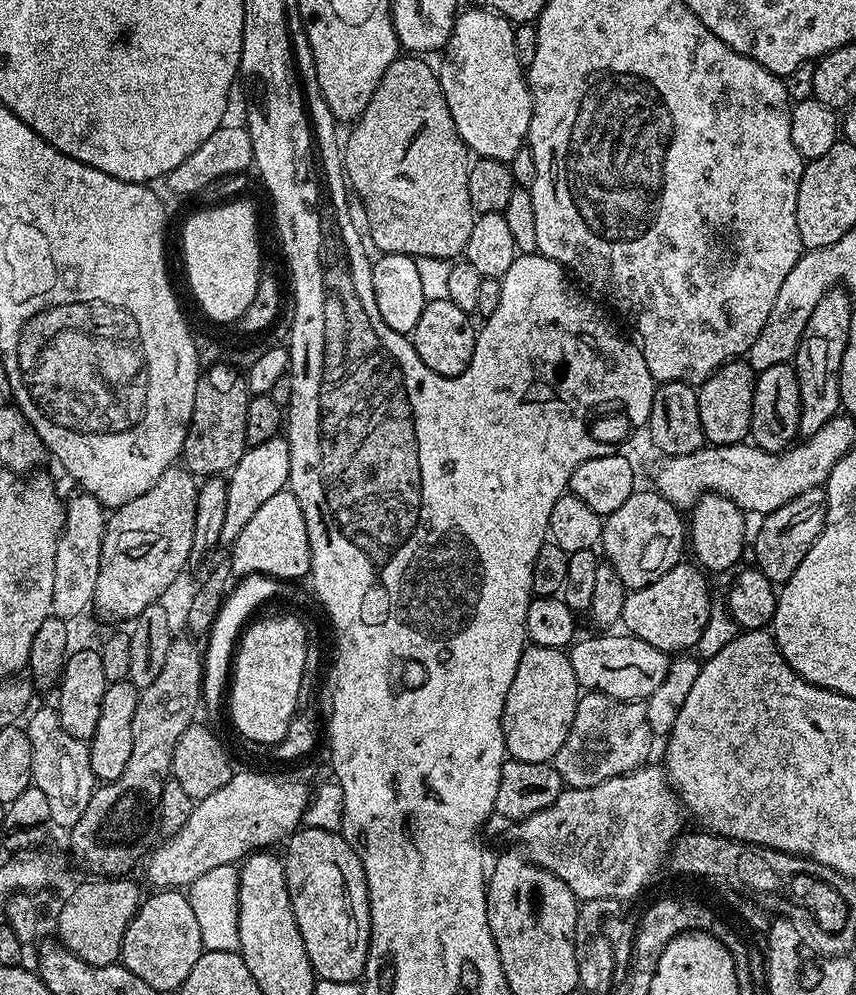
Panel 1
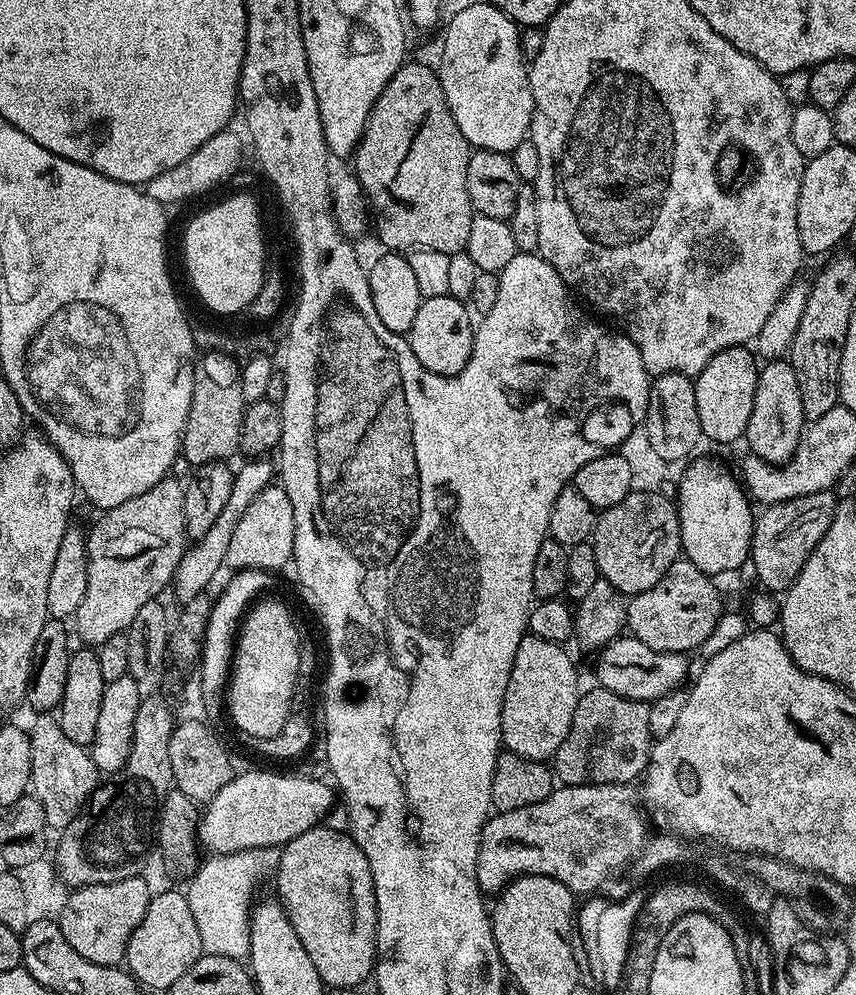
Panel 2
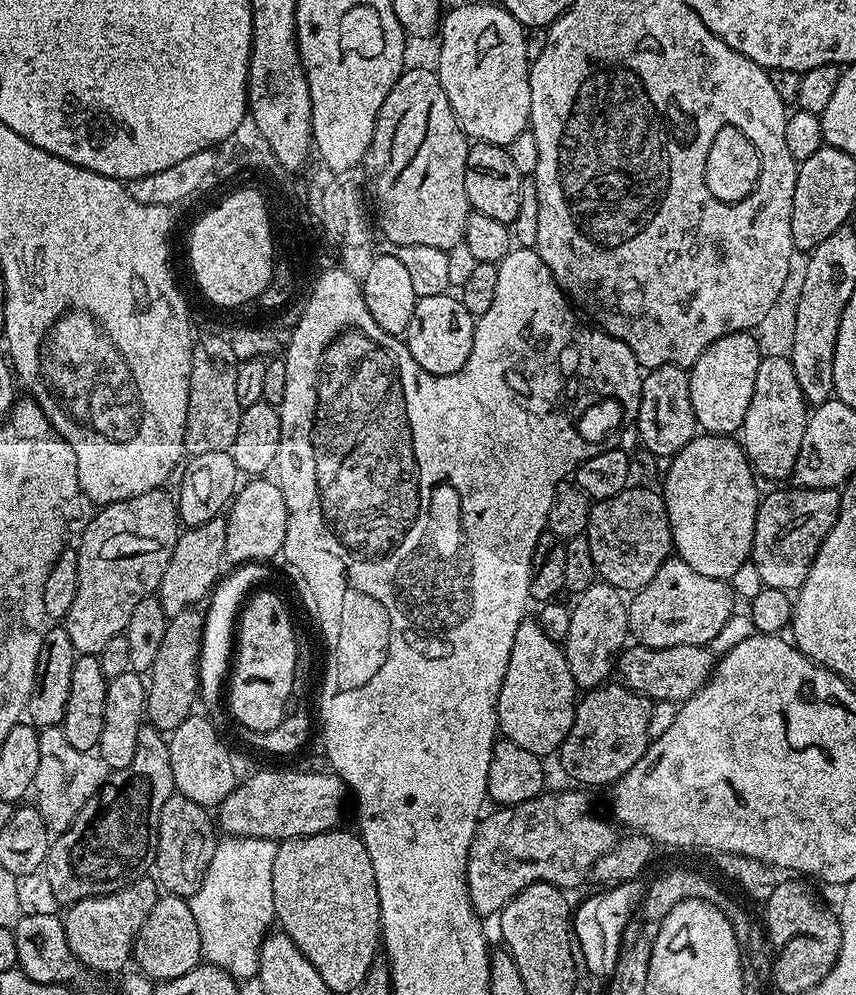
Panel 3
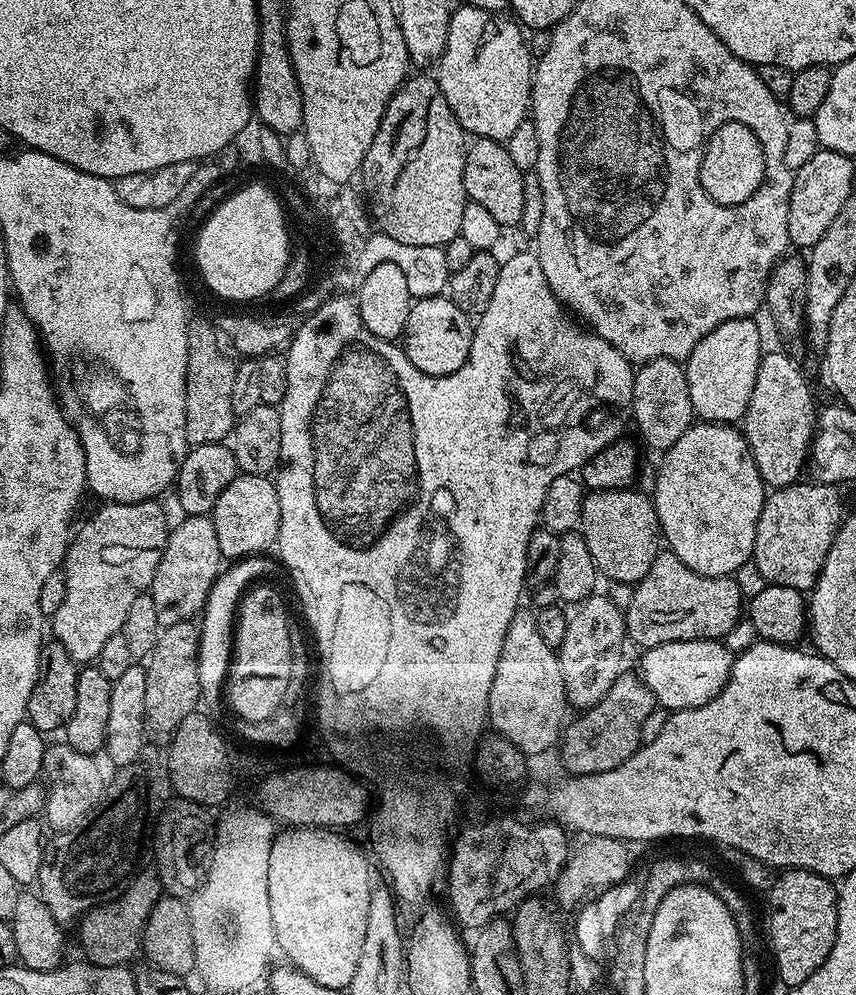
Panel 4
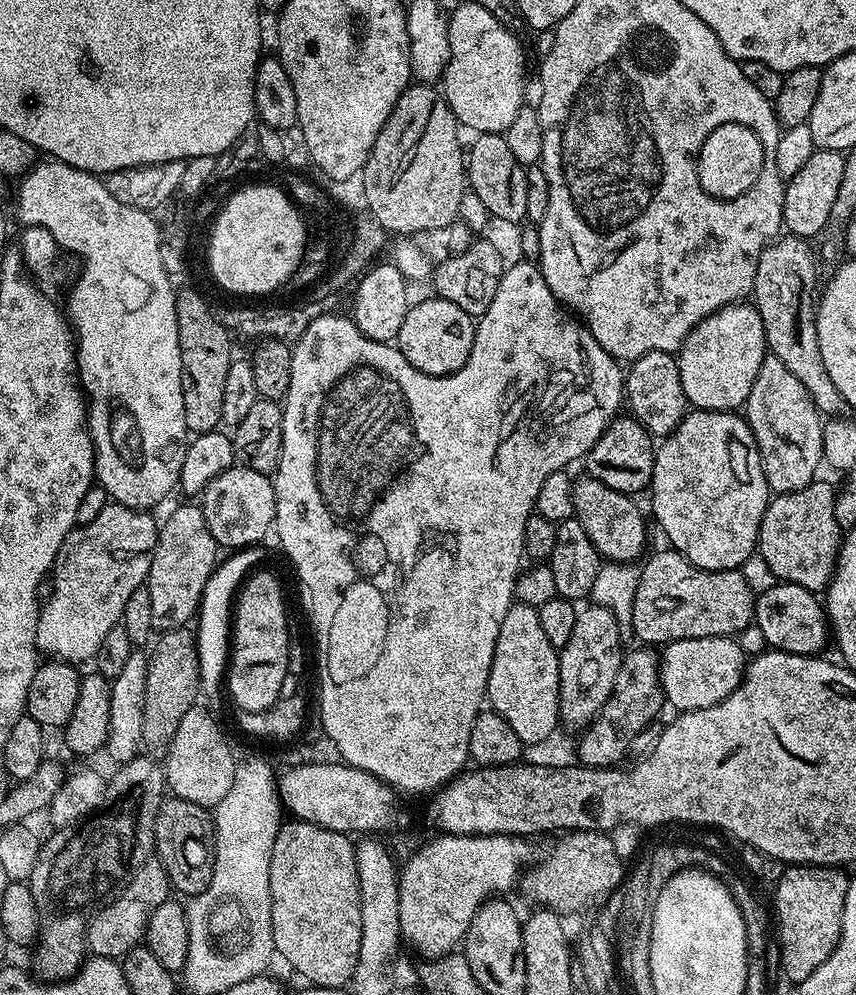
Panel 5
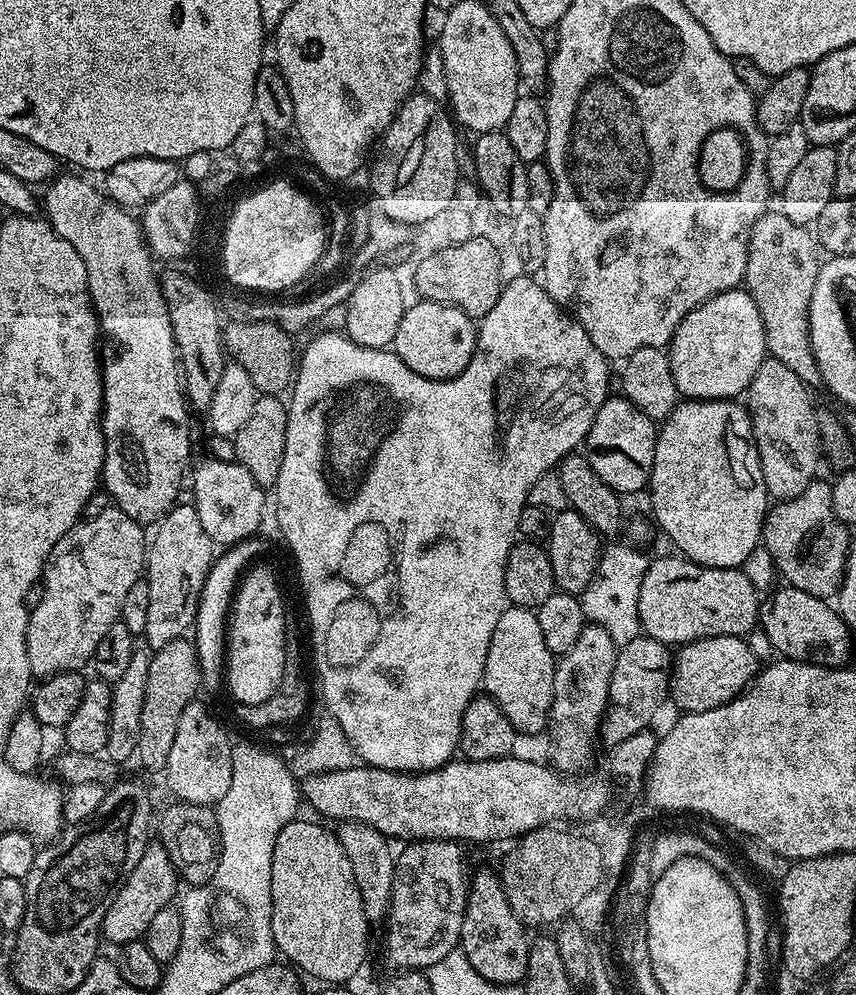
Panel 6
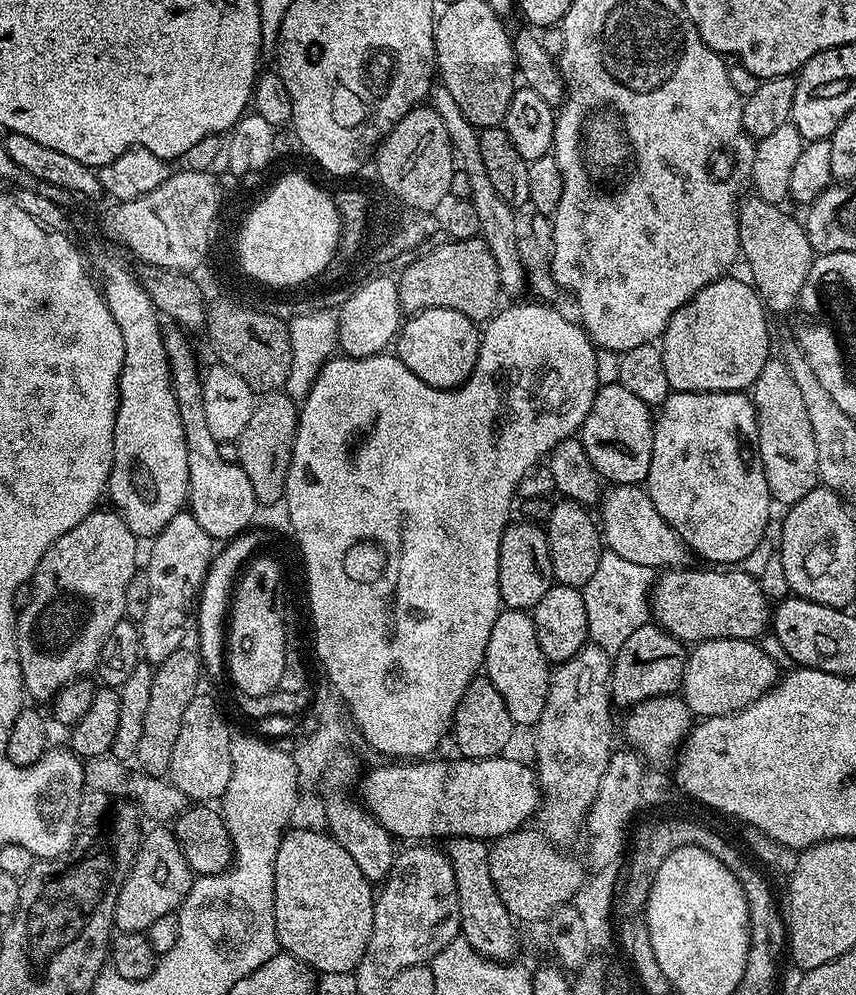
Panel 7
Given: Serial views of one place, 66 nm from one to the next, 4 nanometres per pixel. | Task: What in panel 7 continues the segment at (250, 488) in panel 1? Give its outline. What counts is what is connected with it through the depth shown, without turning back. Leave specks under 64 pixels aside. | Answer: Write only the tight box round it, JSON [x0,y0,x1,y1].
[138,510,214,666]

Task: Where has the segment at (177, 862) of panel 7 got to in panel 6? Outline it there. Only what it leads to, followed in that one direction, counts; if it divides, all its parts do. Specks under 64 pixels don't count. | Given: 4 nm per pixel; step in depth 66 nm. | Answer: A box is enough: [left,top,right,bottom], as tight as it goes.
[102,842,178,946]

